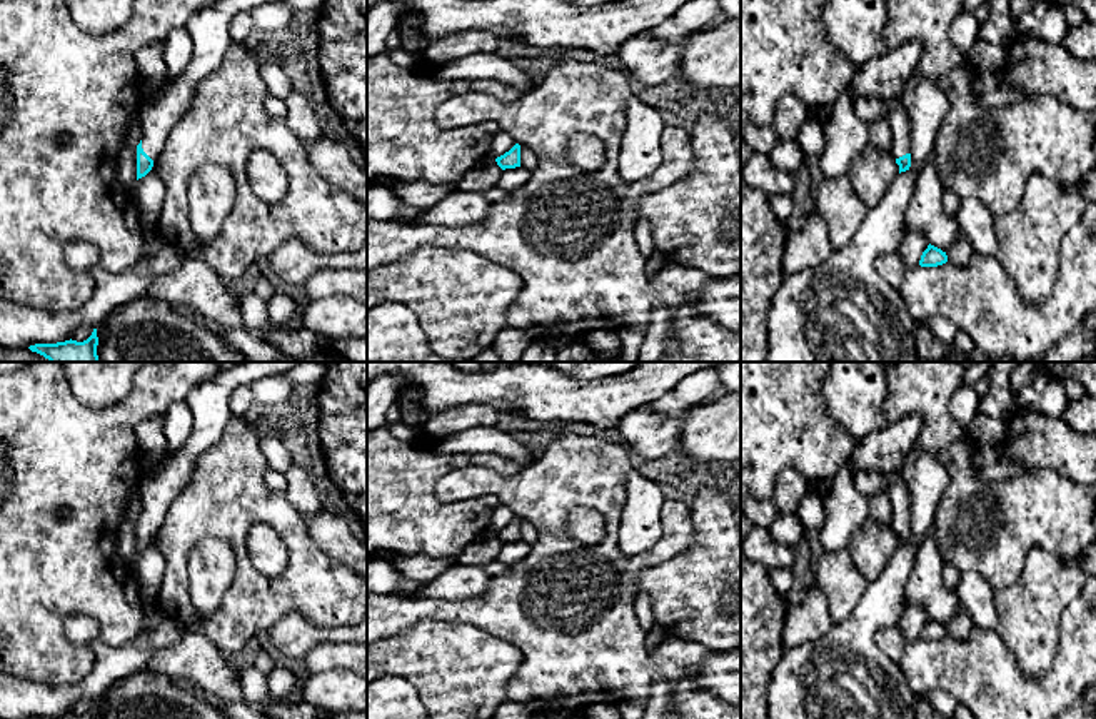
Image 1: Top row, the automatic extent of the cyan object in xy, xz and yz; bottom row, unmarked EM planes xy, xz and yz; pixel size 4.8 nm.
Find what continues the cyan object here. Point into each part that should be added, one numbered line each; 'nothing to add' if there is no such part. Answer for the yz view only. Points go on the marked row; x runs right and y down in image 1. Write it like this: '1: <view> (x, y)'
1: yz (894, 112)

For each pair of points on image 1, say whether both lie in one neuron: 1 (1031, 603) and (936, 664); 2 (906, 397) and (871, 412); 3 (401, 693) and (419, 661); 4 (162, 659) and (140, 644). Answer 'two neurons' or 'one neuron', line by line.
1: two neurons
2: two neurons
3: two neurons
4: two neurons

